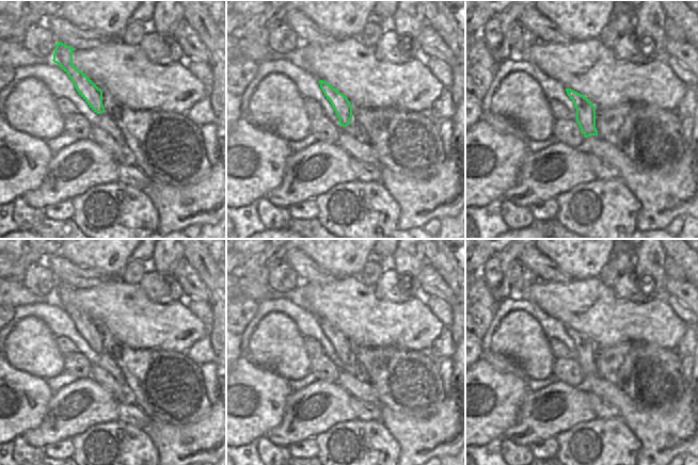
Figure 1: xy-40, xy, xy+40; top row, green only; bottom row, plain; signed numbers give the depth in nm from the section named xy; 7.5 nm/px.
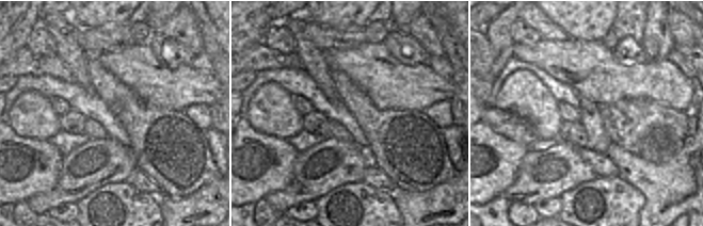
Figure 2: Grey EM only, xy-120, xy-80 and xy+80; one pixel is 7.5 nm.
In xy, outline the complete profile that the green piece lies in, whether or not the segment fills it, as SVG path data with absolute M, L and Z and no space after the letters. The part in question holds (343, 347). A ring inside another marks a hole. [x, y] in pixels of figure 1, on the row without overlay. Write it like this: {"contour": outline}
{"contour": "M319 319L319 322L324 335L331 341L334 348L340 365L347 366L352 357L352 343L345 334L343 334L328 321Z"}

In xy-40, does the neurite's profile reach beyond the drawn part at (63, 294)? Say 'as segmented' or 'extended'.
as segmented

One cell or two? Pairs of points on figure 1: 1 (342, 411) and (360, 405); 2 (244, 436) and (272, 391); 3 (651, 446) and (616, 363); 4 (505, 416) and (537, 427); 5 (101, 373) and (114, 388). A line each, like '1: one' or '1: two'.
1: two
2: one
3: two
4: two
5: one

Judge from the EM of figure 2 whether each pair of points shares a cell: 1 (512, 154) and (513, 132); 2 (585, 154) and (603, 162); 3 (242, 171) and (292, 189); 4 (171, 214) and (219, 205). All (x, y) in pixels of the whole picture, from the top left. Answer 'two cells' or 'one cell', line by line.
1: two cells
2: one cell
3: two cells
4: one cell

